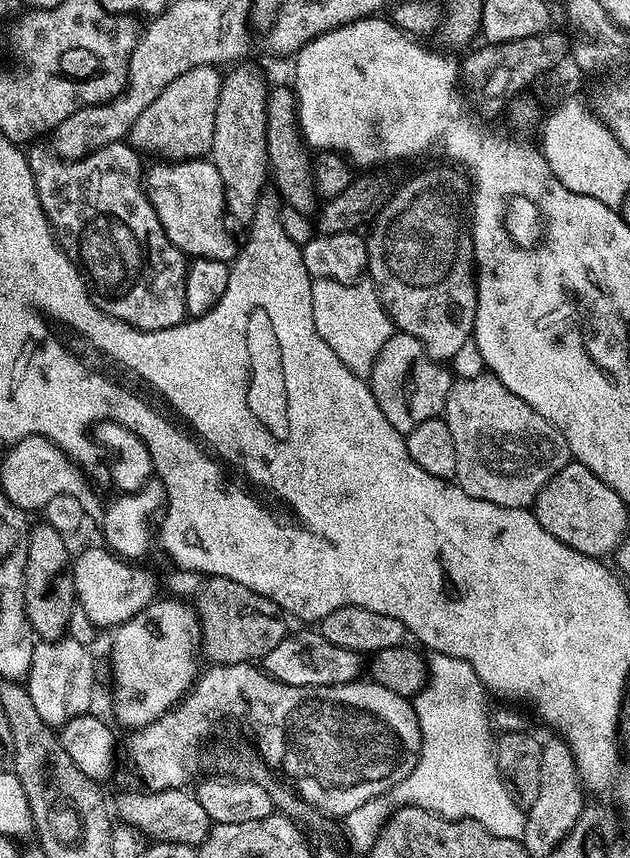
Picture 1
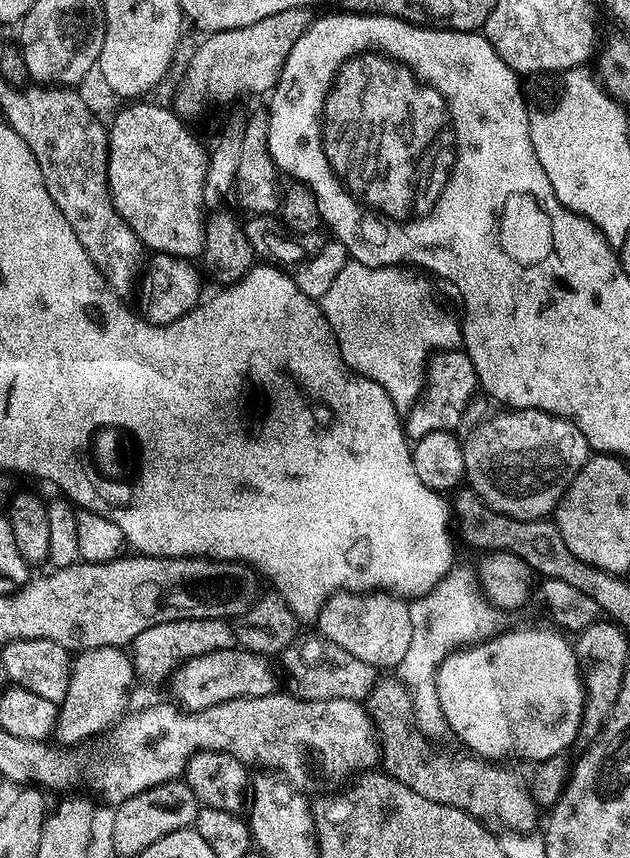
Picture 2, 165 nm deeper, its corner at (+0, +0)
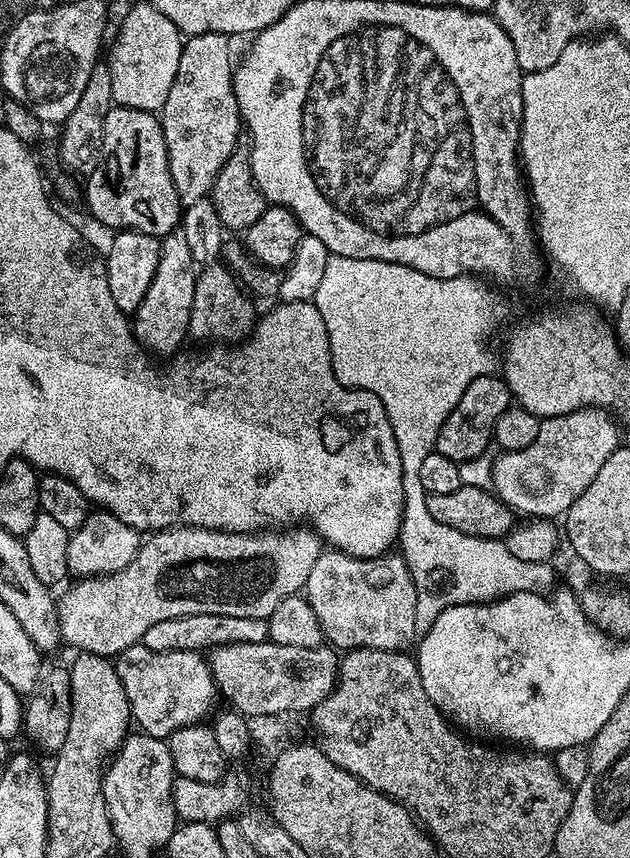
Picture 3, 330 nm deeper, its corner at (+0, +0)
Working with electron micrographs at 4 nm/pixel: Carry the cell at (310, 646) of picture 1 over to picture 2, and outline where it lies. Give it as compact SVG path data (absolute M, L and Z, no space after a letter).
M239 646L223 648L196 656L193 660L181 664L171 677L170 685L172 684L173 694L177 696L175 699L185 709L193 711L221 704L223 700L262 698L277 691L276 672L272 669L272 663L269 657L247 652Z

